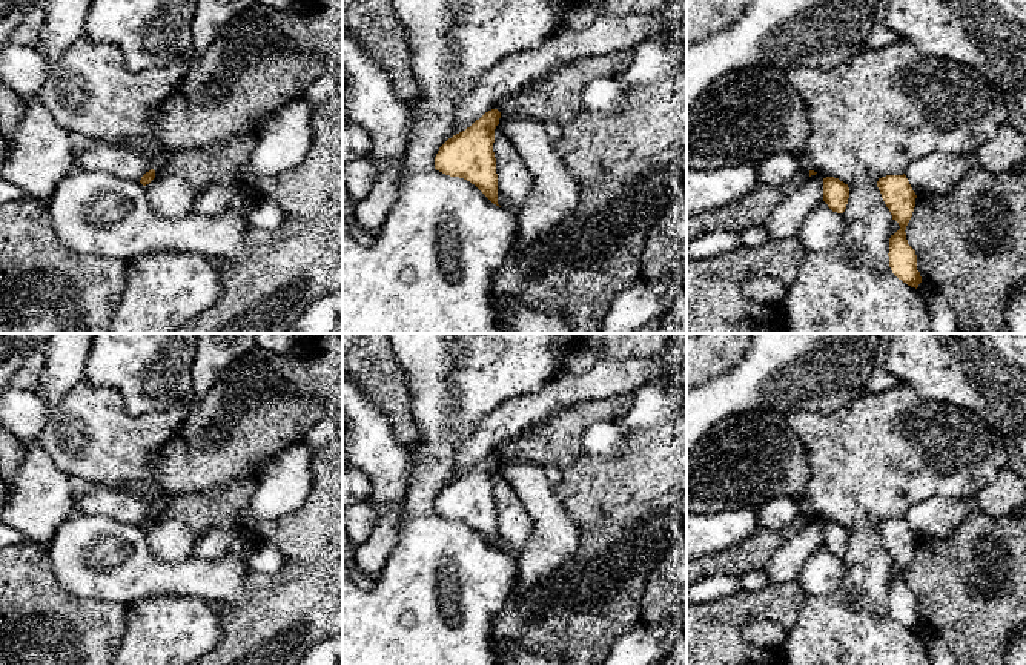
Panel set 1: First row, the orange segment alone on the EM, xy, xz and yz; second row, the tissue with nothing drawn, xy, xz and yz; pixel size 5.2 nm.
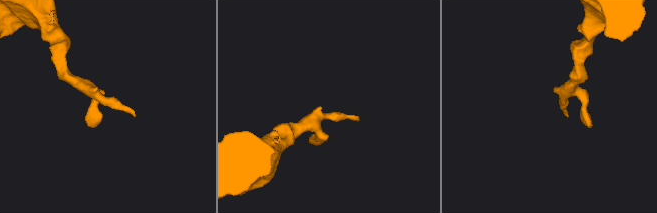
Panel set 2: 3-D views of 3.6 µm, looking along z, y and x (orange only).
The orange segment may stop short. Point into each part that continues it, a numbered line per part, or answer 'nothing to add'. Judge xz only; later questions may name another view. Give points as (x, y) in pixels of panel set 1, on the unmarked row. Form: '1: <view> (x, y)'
nothing to add

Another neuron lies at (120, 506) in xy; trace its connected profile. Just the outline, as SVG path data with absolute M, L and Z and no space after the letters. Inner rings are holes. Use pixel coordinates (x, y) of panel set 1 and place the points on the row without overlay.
M98 484L78 485L77 510L86 514L104 514L117 522L140 525L152 507L129 491Z

